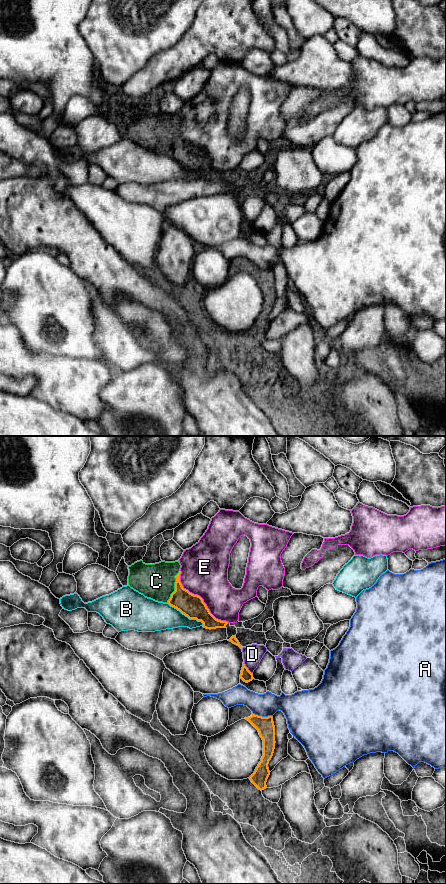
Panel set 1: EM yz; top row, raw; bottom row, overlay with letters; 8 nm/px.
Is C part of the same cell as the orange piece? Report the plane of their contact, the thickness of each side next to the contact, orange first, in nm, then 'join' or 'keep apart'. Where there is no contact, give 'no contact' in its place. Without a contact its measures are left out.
yz | 190/280 nm | join

